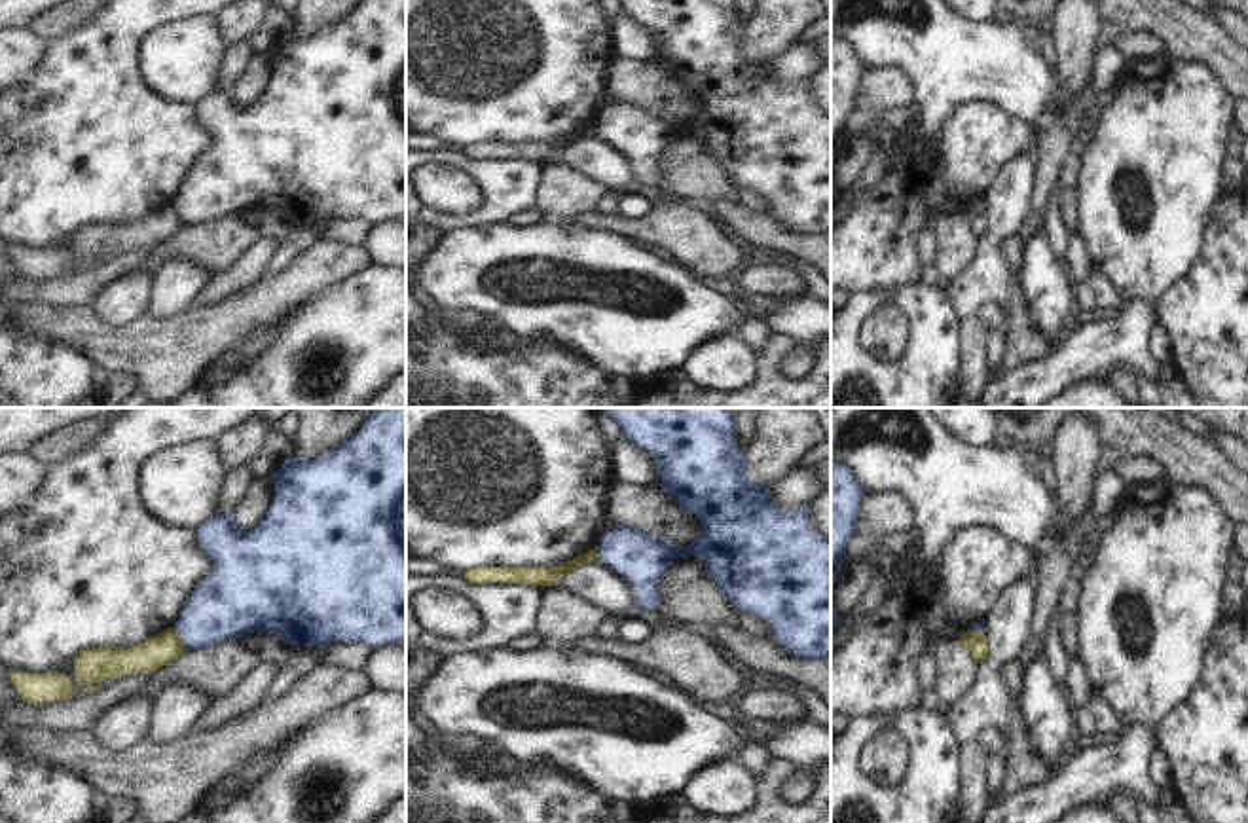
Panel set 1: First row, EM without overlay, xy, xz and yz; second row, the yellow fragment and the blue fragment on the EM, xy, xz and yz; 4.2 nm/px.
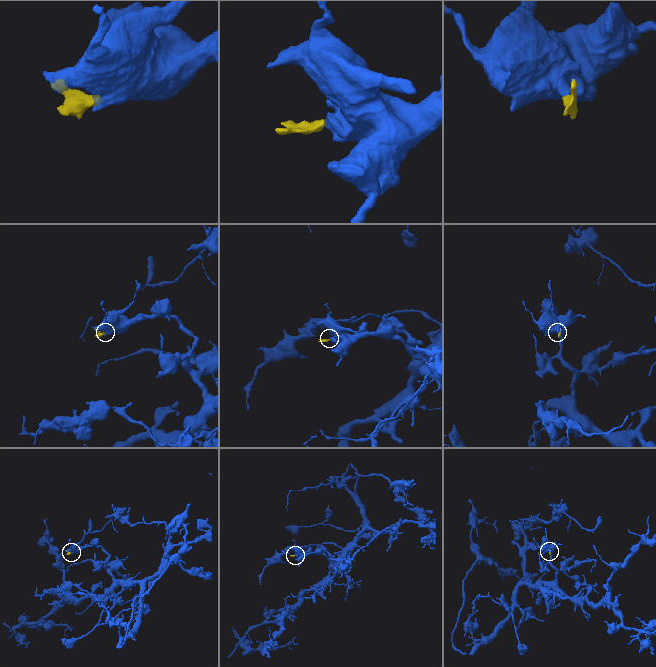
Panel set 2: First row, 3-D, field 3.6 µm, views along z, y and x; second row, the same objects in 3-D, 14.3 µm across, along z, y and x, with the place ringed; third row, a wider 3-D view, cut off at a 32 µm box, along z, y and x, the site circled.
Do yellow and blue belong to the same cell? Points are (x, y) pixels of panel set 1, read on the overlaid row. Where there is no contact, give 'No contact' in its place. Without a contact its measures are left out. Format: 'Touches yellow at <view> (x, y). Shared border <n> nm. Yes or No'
Touches yellow at xy (181, 638). Shared border 110 nm. No.

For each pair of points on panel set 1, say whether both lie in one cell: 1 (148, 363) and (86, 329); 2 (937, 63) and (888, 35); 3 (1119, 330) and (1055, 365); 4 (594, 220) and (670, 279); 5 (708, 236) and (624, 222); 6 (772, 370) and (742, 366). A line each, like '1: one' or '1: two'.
1: one
2: one
3: one
4: two
5: one
6: two

